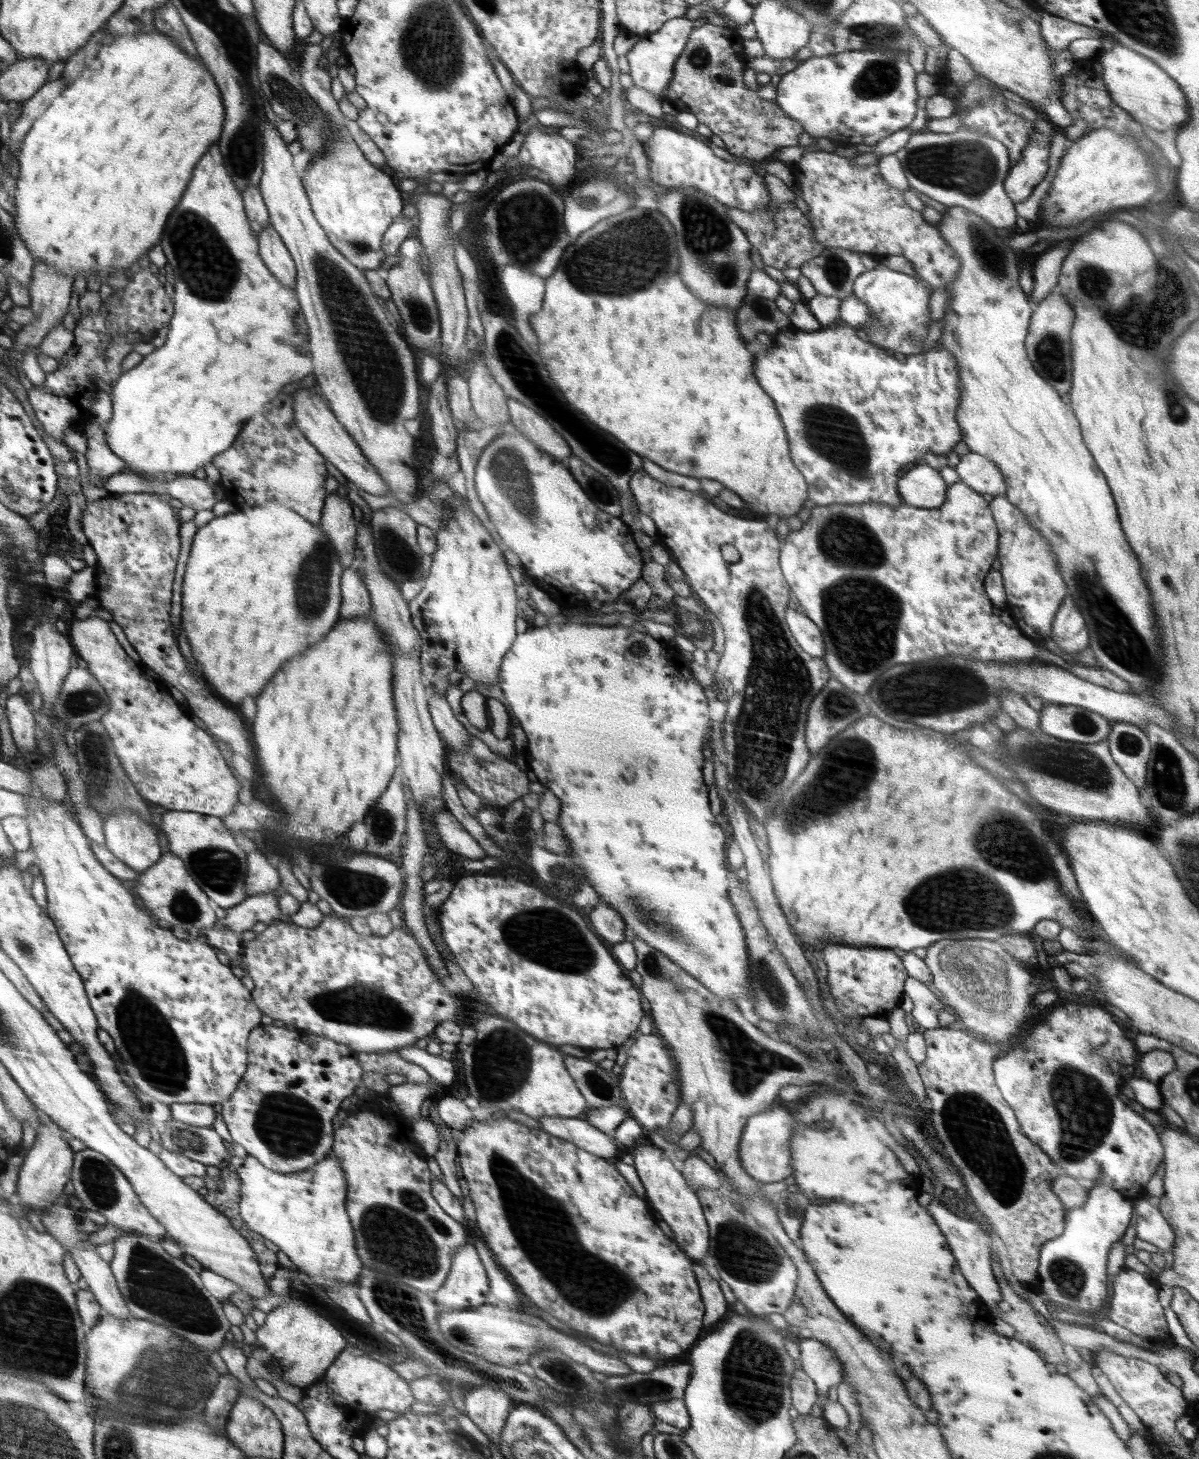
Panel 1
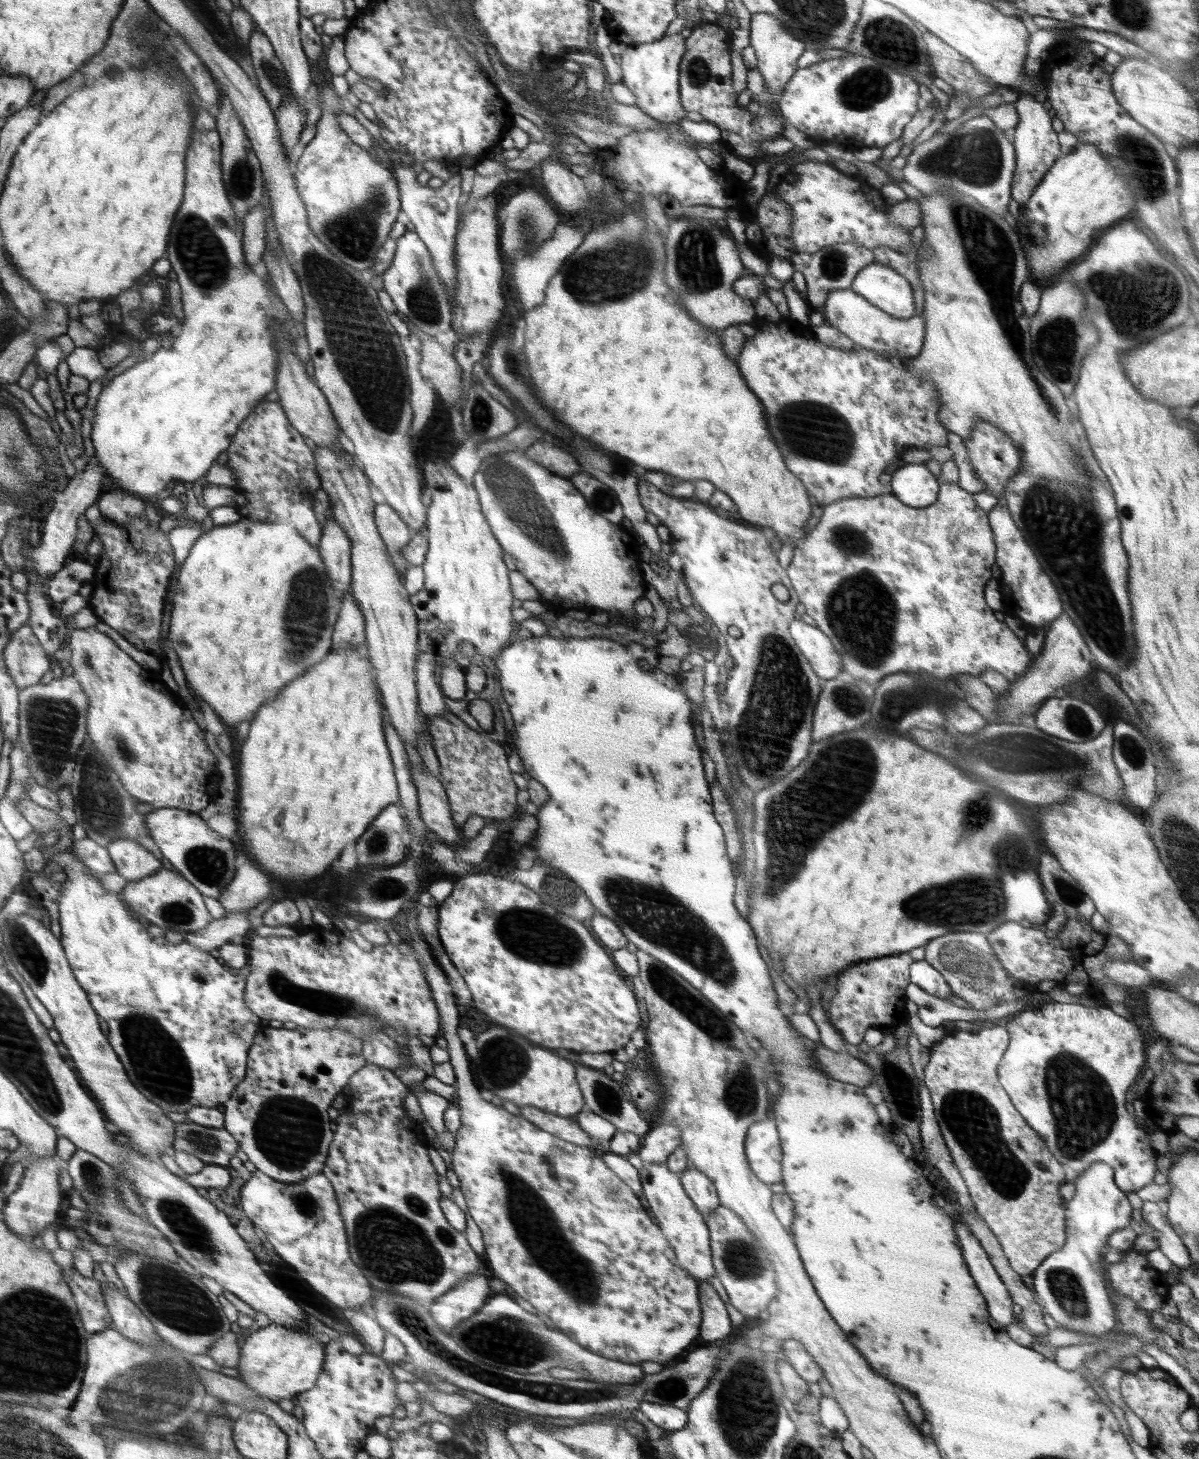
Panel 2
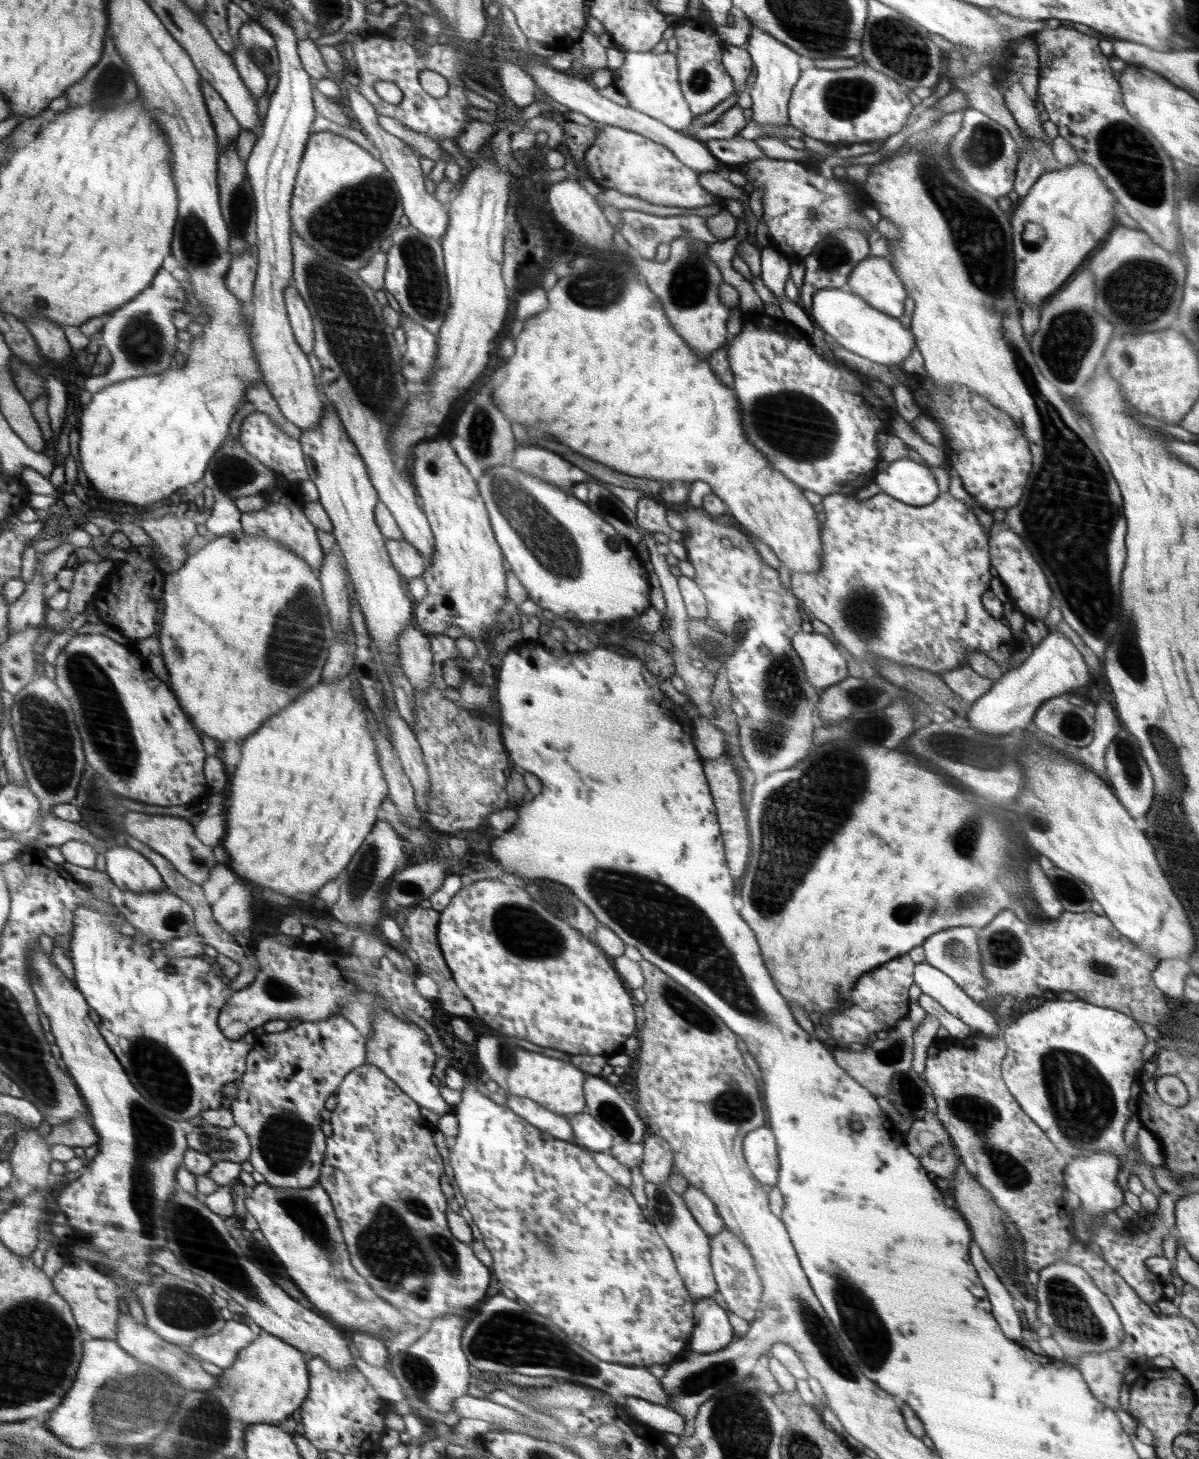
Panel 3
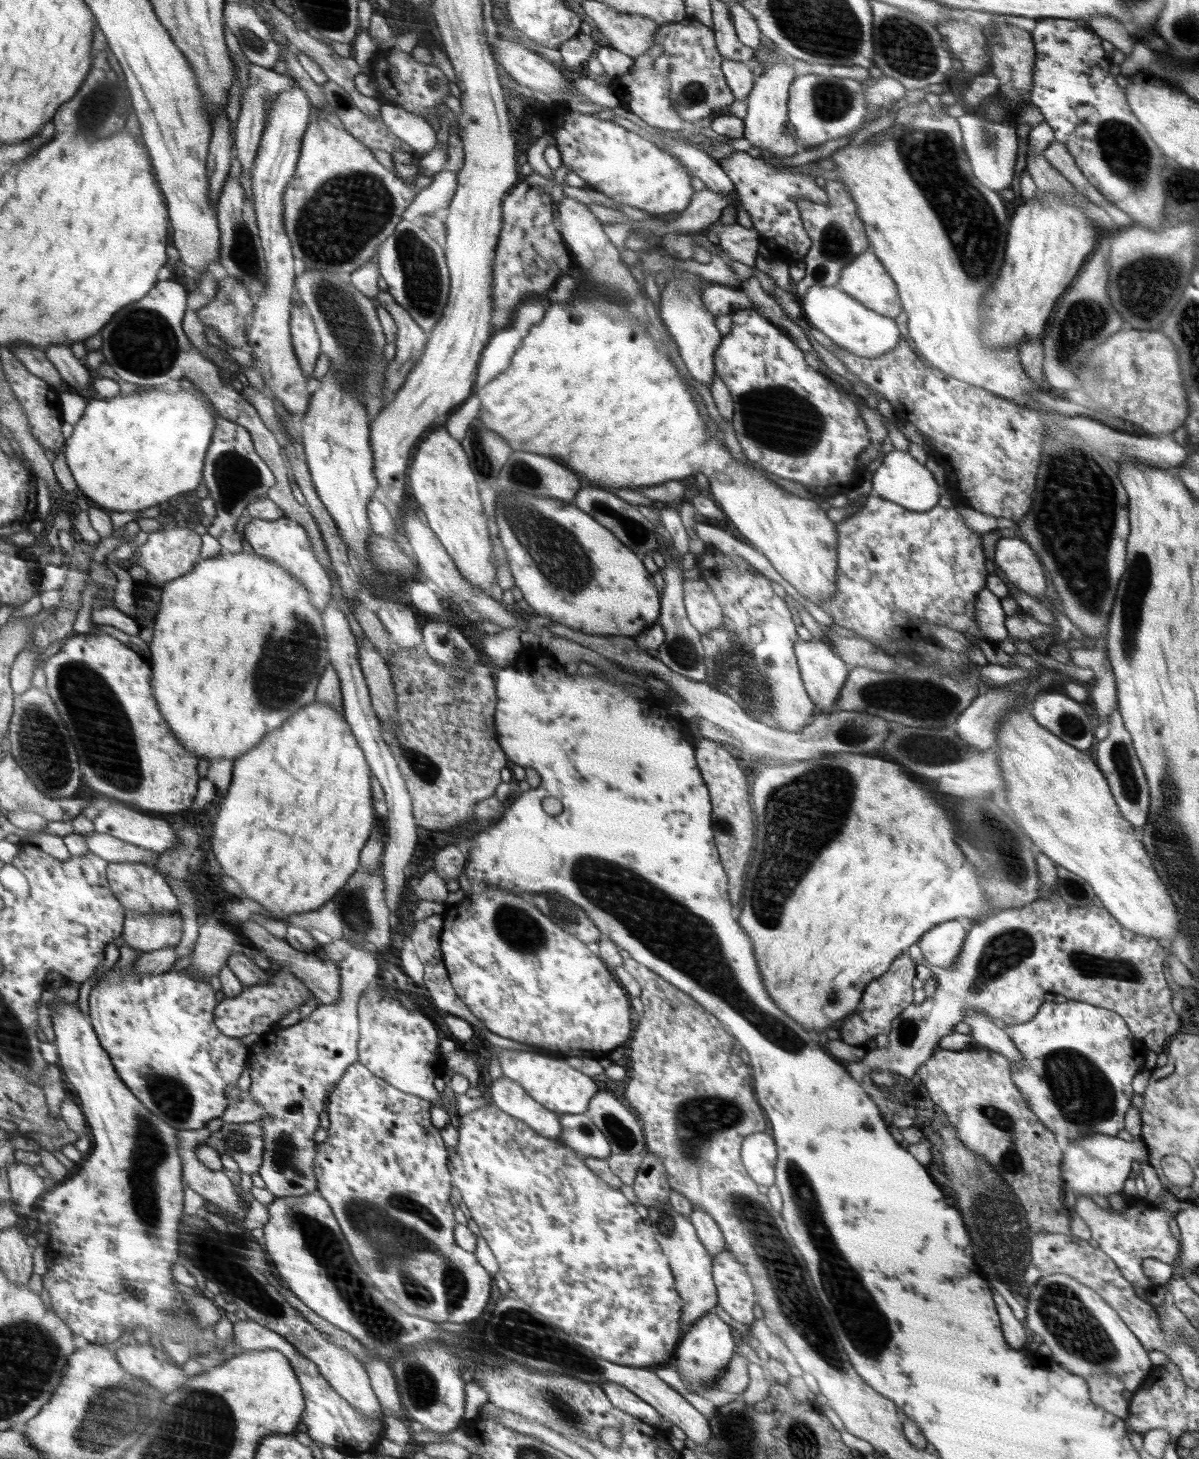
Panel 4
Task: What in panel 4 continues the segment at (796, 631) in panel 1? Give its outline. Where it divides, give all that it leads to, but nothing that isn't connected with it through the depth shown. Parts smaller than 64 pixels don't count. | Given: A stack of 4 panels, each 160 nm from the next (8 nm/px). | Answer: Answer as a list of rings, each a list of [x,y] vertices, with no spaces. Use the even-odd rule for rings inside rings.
[[[798,638],[793,647],[801,679],[808,696],[810,696],[815,705],[822,706],[823,712],[832,712],[848,677],[848,665],[842,660],[842,657],[831,650],[831,646],[828,643],[818,638],[810,641]]]

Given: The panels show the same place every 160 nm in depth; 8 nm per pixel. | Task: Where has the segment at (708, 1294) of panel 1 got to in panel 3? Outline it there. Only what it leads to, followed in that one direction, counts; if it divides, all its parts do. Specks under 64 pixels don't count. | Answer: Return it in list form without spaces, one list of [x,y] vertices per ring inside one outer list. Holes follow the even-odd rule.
[[[712,1298],[696,1302],[693,1312],[694,1330],[687,1345],[690,1354],[718,1352],[736,1340],[727,1309],[720,1307]]]

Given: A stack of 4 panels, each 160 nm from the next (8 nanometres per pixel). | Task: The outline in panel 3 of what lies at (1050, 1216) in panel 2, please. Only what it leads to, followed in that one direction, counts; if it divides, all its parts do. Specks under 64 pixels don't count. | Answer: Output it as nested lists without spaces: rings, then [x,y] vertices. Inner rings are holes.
[[[1001,1031],[992,1037],[968,1037],[957,1041],[947,1050],[939,1051],[936,1056],[928,1057],[922,1079],[928,1093],[933,1095],[937,1104],[935,1115],[947,1130],[959,1154],[959,1160],[991,1194],[995,1206],[1002,1209],[1007,1214],[1007,1219],[1015,1224],[1023,1238],[1027,1267],[1030,1271],[1039,1272],[1058,1262],[1075,1239],[1072,1234],[1075,1209],[1067,1206],[1063,1195],[1066,1189],[1064,1171],[1068,1161],[1054,1148],[1046,1133],[1021,1109],[1004,1084],[1000,1069],[1006,1052]]]

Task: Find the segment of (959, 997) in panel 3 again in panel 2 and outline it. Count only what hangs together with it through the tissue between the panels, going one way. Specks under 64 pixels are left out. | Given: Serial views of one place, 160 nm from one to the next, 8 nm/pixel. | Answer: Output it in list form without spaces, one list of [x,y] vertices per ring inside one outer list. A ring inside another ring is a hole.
[[[924,959],[913,961],[909,968],[909,975],[912,984],[916,984],[932,996],[947,1000],[948,996],[953,994],[942,974]]]

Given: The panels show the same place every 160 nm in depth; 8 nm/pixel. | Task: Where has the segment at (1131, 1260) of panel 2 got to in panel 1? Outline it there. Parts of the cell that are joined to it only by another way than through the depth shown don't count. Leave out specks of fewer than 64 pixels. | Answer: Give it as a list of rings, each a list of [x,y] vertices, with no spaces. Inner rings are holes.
[[[1124,1267],[1122,1271],[1114,1276],[1113,1283],[1110,1283],[1110,1290],[1112,1293],[1112,1299],[1110,1300],[1108,1318],[1112,1320],[1112,1322],[1116,1322],[1116,1324],[1122,1326],[1122,1328],[1127,1328],[1133,1334],[1142,1336],[1142,1338],[1147,1338],[1150,1342],[1160,1343],[1161,1341],[1169,1340],[1169,1332],[1164,1317],[1164,1309],[1158,1302],[1159,1288],[1157,1282],[1152,1278],[1146,1278],[1145,1275]]]

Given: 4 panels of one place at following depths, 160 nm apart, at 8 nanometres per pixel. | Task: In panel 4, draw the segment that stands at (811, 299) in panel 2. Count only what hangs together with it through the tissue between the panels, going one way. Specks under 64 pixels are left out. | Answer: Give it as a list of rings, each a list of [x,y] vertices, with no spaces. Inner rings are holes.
[[[826,180],[822,185],[828,195],[826,204],[813,203],[811,200],[799,203],[803,229],[811,238],[811,247],[802,261],[805,264],[804,278],[793,282],[793,293],[798,301],[802,300],[812,285],[835,285],[842,269],[869,247],[863,222],[858,218],[856,203],[850,197],[850,189],[838,180]]]

